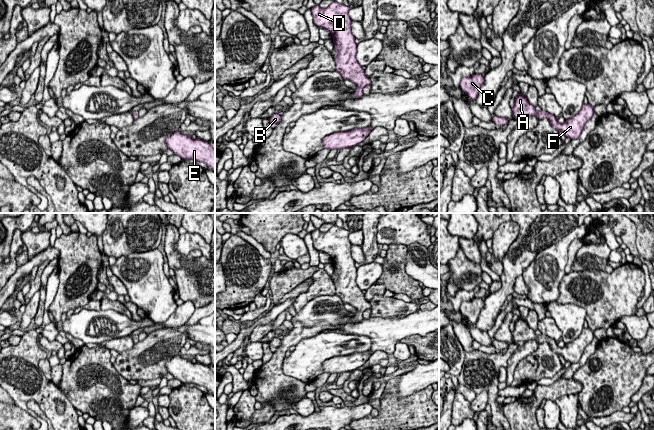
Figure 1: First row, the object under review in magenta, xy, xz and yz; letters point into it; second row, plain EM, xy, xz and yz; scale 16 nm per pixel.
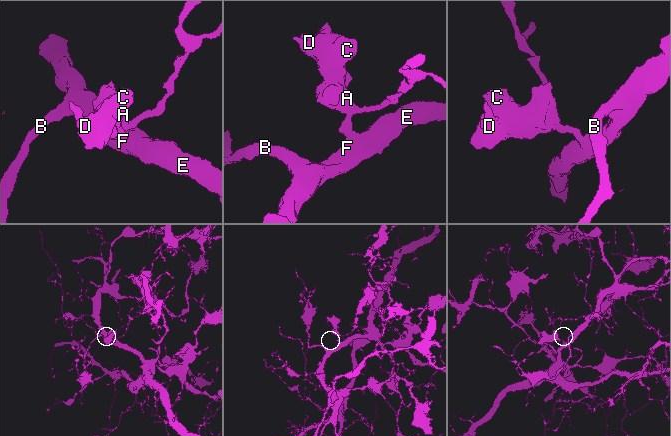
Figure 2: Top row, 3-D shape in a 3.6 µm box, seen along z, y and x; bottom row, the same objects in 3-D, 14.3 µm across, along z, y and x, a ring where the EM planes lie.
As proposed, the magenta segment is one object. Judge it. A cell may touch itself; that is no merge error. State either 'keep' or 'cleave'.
keep

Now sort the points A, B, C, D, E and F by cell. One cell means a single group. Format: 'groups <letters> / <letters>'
groups A B C D E F

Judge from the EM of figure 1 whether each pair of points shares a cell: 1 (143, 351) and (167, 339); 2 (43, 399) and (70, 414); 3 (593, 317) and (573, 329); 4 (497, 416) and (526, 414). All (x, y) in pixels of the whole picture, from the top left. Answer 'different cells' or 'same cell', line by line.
1: same cell
2: same cell
3: different cells
4: different cells

